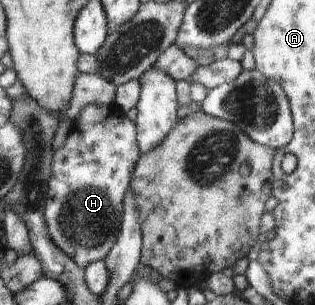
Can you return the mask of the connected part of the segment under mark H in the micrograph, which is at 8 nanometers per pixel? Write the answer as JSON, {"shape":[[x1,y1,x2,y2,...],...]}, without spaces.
{"shape":[[88,103,80,112,66,140,53,152,51,177,47,188,44,220,52,242,67,254,76,266,85,269,94,261,103,261,114,246,121,229,123,198,132,183,134,167,140,150,136,146,136,126,115,104,92,105]]}

